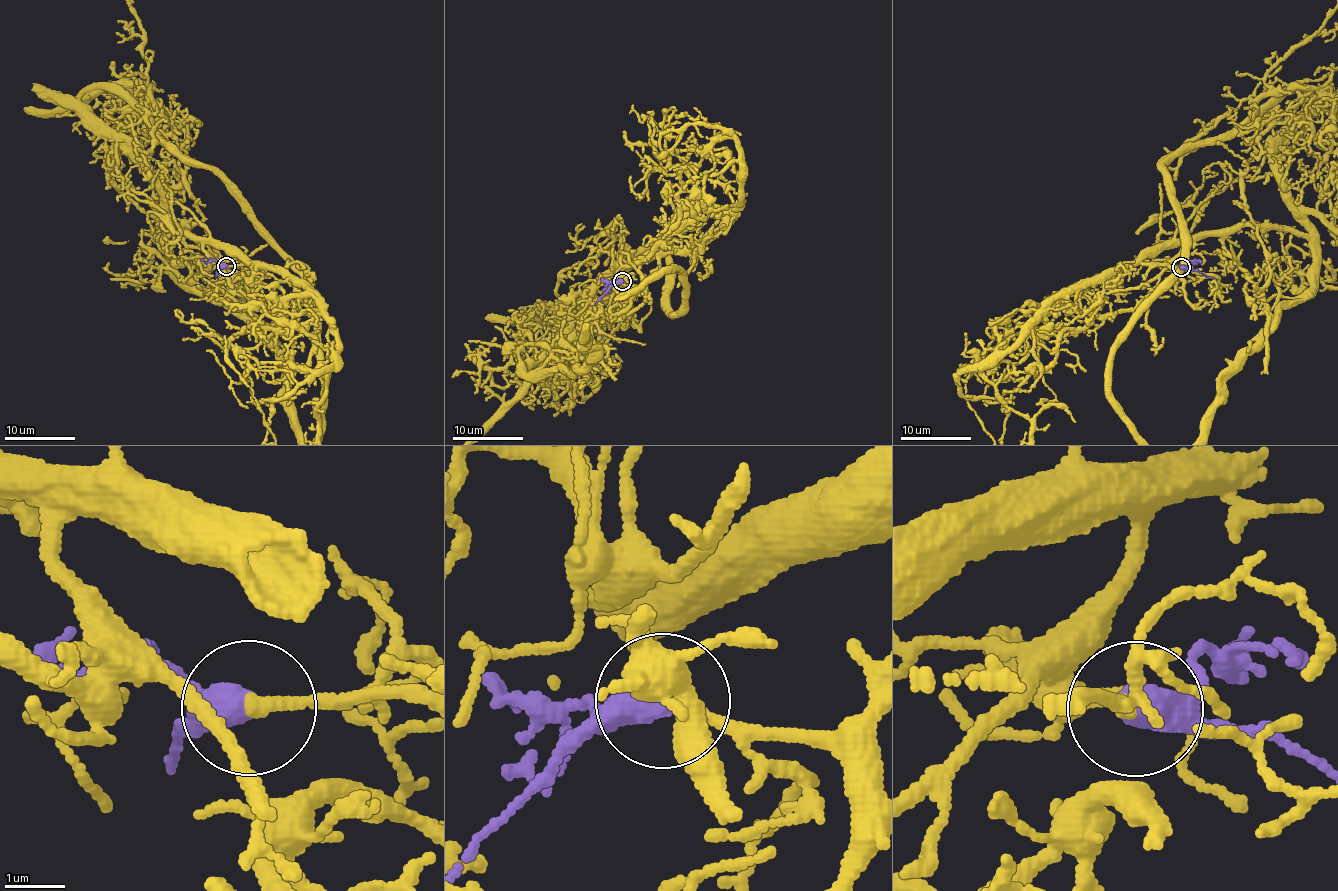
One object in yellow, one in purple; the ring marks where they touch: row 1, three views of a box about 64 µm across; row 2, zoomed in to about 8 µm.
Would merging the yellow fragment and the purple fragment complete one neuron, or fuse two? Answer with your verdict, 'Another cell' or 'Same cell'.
Same cell

